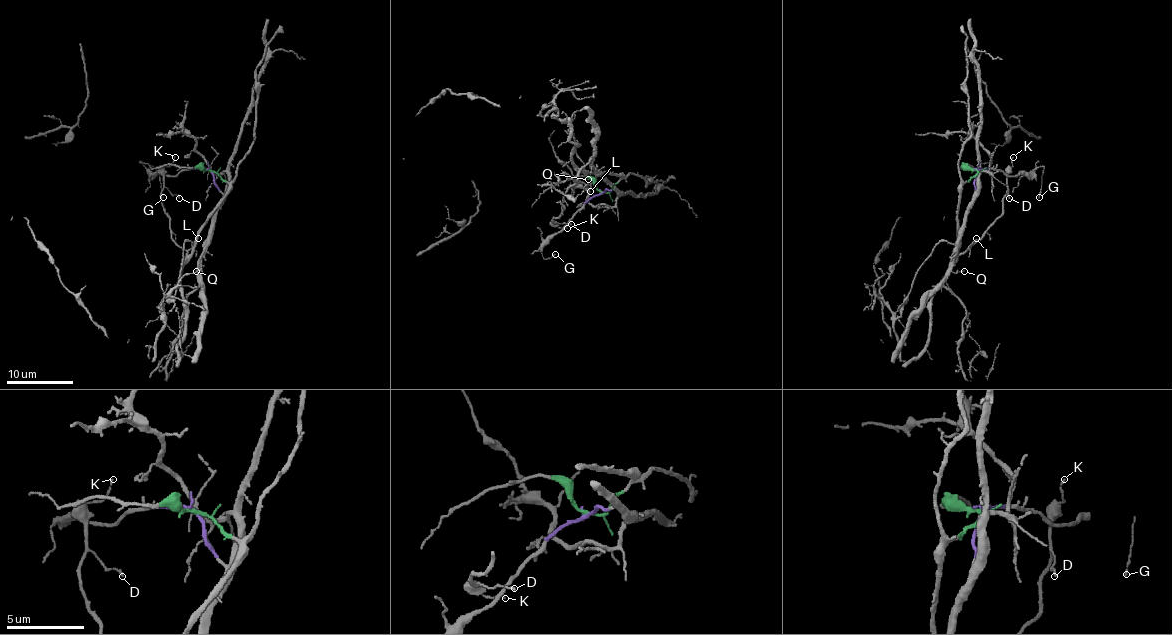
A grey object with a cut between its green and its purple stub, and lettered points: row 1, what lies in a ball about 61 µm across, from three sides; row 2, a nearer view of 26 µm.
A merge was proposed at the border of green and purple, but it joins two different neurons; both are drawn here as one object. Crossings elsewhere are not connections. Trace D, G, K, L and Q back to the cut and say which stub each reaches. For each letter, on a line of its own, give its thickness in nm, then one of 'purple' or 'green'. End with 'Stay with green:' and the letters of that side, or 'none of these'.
D: 130 nm | green
G: 100 nm | purple
K: 100 nm | green
L: 90 nm | green
Q: 90 nm | purple
Stay with green: D, K, L

